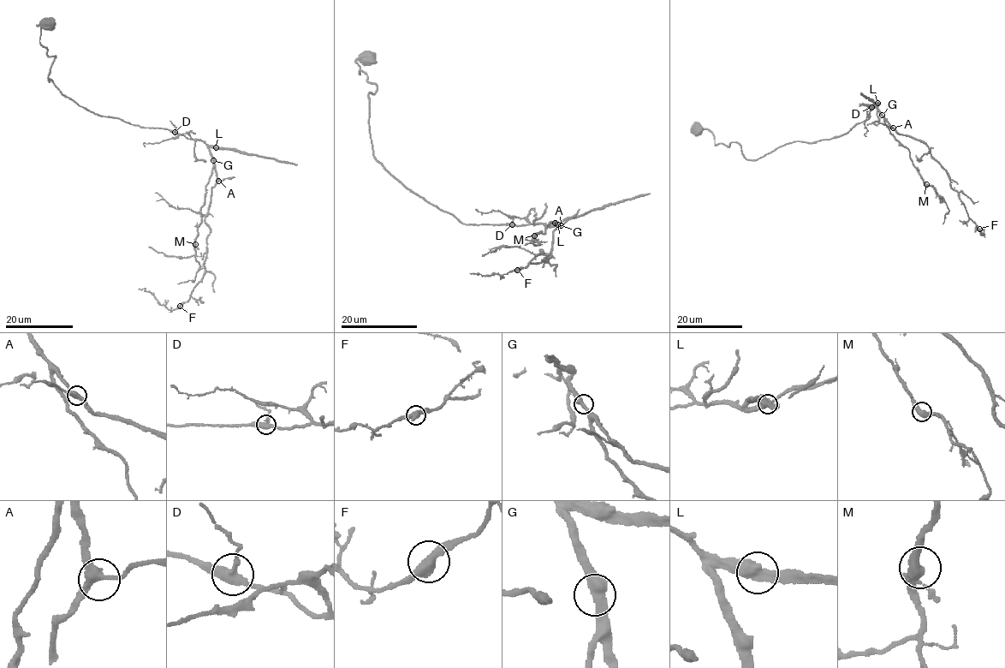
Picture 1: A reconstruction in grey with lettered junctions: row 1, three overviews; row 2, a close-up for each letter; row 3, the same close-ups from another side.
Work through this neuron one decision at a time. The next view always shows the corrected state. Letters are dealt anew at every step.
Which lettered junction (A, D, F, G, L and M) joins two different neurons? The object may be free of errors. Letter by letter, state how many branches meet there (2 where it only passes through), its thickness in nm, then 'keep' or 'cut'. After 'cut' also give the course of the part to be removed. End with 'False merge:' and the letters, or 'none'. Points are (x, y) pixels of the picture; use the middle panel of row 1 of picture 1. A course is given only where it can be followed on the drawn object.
A: branches 3; calibre 320 nm; keep
D: branches 3; calibre 360 nm; keep
F: branches 2; calibre 440 nm; keep
G: branches 2; calibre 440 nm; keep
L: branches 2; calibre 480 nm; keep
M: branches 2; calibre 460 nm; keep
False merge: none

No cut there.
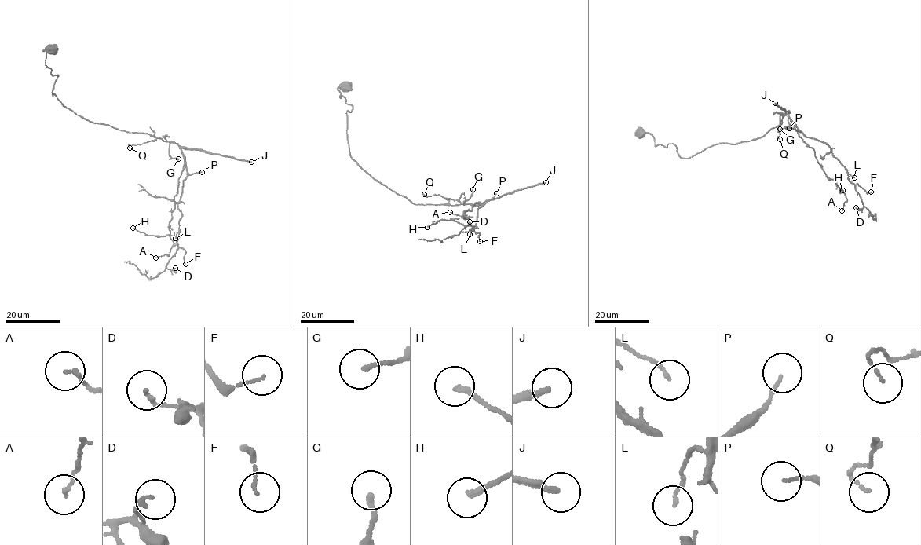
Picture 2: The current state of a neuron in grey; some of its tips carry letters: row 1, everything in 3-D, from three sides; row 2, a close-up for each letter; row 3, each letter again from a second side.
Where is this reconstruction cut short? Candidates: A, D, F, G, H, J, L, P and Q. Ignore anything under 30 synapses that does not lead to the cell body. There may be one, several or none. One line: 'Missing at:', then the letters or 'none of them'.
Missing at: J

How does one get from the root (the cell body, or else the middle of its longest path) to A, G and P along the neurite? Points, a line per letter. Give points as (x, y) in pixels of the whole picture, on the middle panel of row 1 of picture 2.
A: (348, 88), (338, 90), (352, 106), (352, 159), (415, 204), (478, 202), (467, 218), (450, 212)
G: (348, 88), (338, 90), (352, 106), (346, 112), (350, 157), (365, 171), (415, 204), (463, 205), (473, 189)
P: (348, 88), (338, 90), (352, 106), (346, 112), (350, 157), (375, 179), (415, 204), (482, 204), (496, 193)

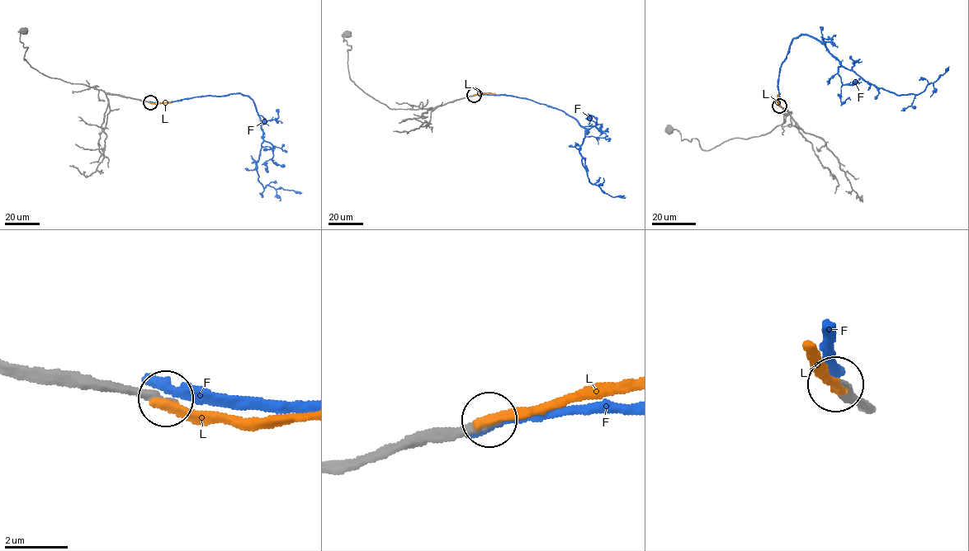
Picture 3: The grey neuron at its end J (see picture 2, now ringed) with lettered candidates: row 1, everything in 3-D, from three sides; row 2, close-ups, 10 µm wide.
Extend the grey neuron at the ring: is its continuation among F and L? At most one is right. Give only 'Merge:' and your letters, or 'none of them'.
Merge: none of them

